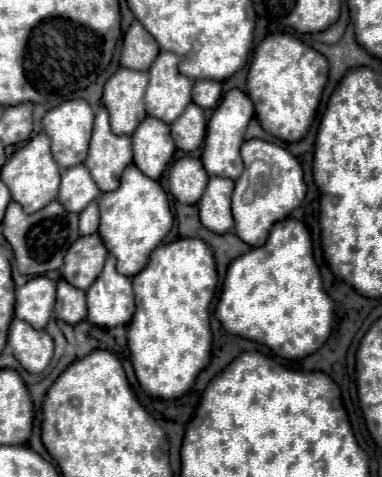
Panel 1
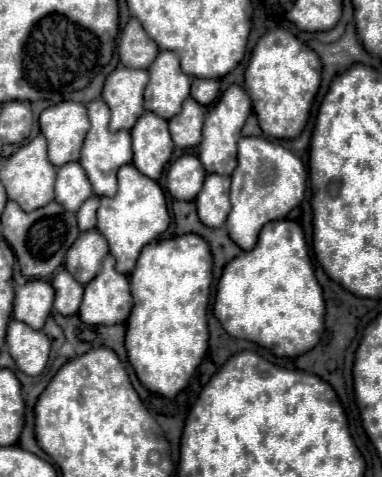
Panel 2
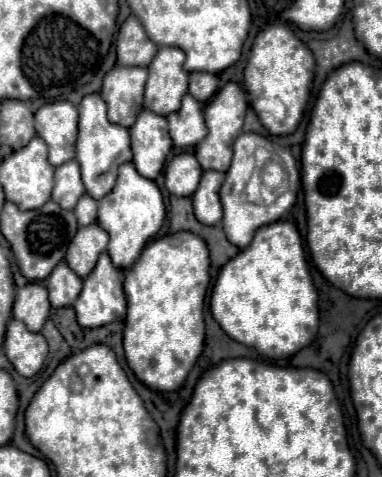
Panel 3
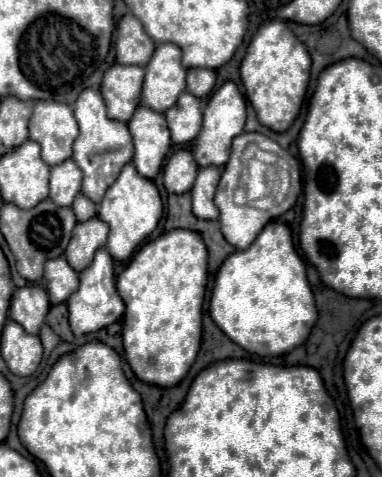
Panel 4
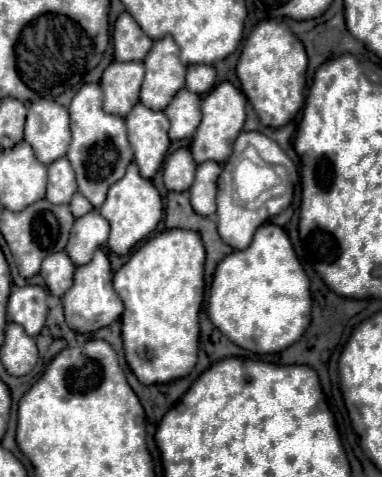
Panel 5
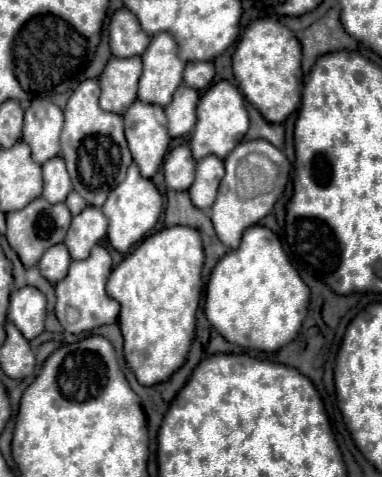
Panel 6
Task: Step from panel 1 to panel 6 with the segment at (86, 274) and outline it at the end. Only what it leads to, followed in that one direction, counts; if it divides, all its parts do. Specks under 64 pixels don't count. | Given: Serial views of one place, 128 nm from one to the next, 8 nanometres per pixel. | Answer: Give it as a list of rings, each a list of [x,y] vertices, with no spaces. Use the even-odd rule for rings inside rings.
[[[86,206],[78,216],[72,218],[72,226],[64,240],[72,260],[88,258],[94,244],[106,236],[108,220],[104,212],[96,206]]]

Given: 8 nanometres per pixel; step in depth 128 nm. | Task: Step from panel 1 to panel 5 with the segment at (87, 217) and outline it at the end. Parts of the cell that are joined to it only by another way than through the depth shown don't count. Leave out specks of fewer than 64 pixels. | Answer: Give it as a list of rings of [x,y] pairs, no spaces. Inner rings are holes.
[[[76,192],[74,196],[72,196],[72,202],[70,202],[70,210],[72,210],[72,214],[74,214],[74,218],[80,218],[80,216],[84,216],[84,212],[90,212],[90,210],[94,210],[94,206],[84,198],[84,196],[80,196],[80,192]]]

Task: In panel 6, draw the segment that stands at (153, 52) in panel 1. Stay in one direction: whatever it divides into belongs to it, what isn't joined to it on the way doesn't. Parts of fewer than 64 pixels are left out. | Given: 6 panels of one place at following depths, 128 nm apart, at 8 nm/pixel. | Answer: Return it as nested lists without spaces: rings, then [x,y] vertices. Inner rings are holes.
[[[120,8],[112,14],[108,34],[110,34],[110,50],[118,58],[142,54],[150,40],[150,36],[140,28],[140,22],[128,8]]]

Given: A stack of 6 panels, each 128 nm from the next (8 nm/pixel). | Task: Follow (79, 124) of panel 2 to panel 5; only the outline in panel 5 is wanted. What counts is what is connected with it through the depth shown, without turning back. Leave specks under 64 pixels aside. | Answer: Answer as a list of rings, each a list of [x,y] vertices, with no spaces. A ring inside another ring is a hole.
[[[34,100],[28,108],[24,140],[34,148],[42,164],[62,158],[70,140],[68,110],[54,100]]]

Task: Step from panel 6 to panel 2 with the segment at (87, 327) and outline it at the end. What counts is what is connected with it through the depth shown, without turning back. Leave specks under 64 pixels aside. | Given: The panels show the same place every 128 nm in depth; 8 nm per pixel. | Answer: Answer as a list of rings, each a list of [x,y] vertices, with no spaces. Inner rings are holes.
[[[108,254],[102,260],[102,268],[92,282],[84,286],[84,298],[78,316],[84,324],[122,324],[132,310],[132,296],[128,278],[114,268],[114,260]]]

